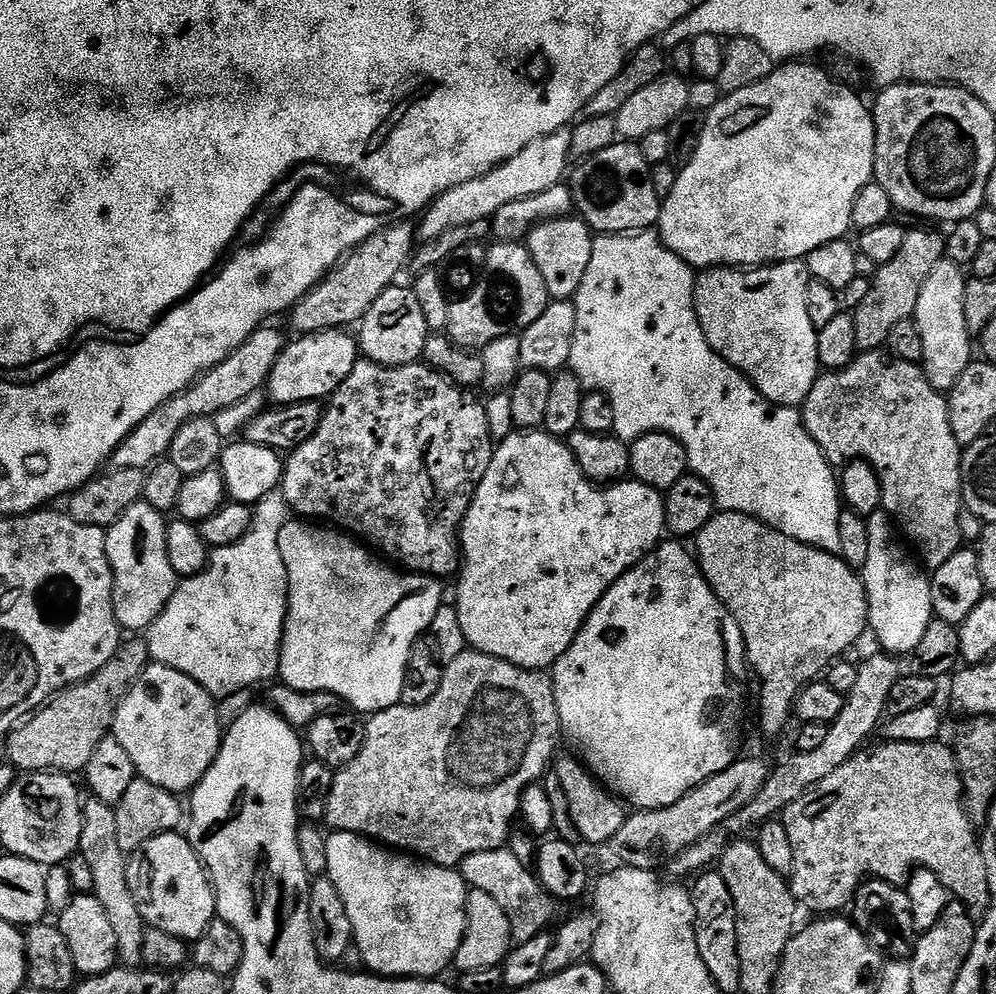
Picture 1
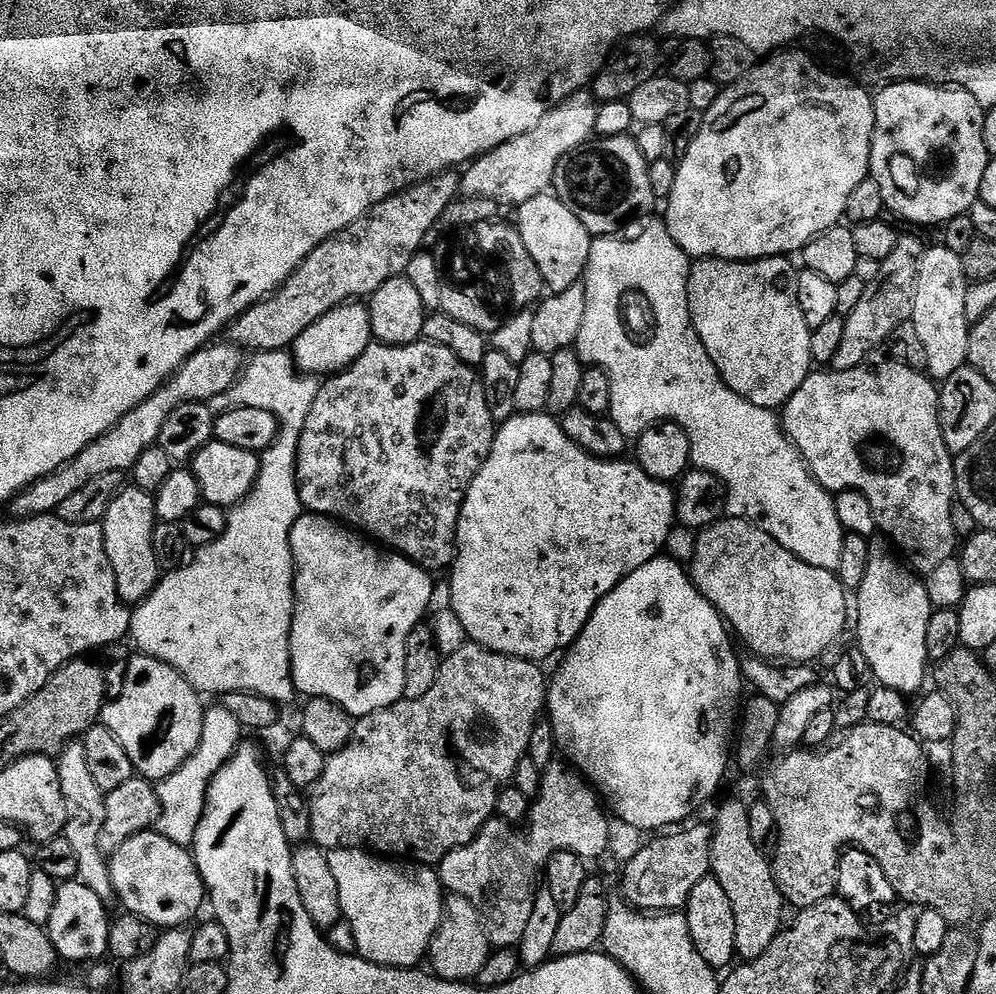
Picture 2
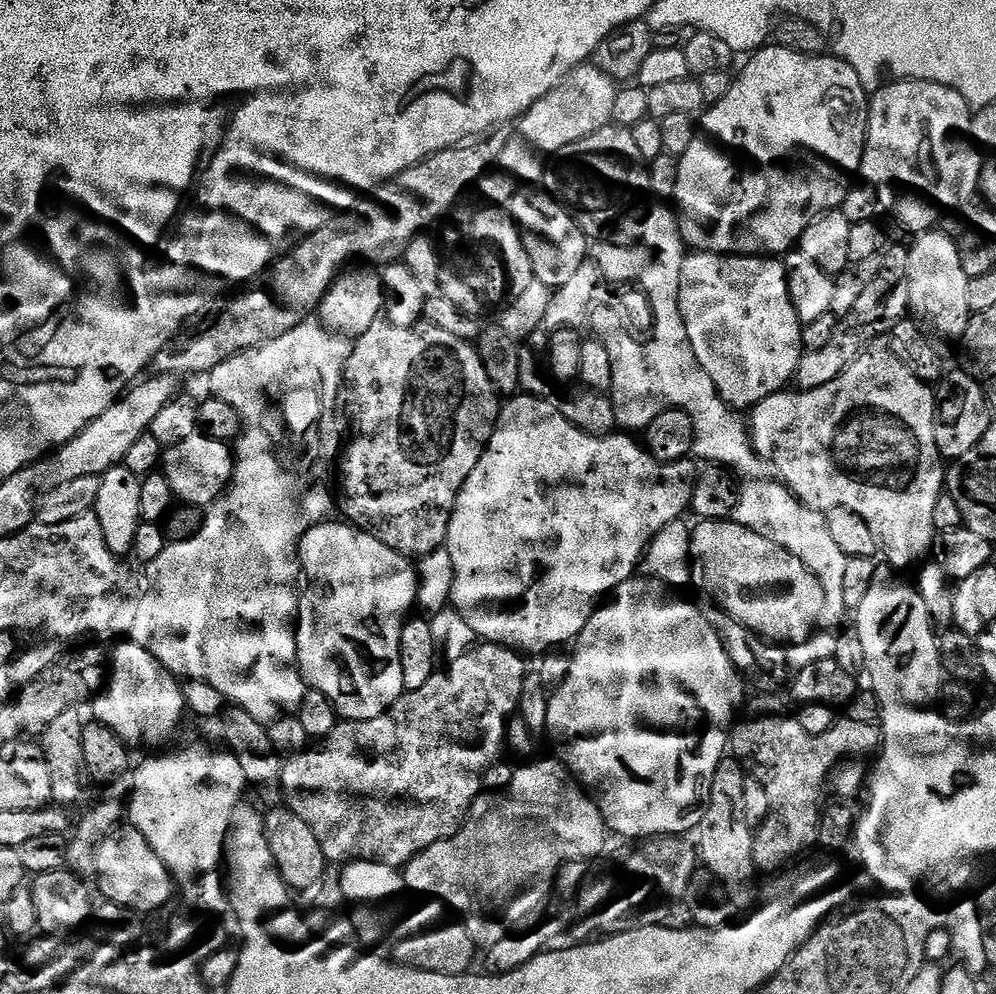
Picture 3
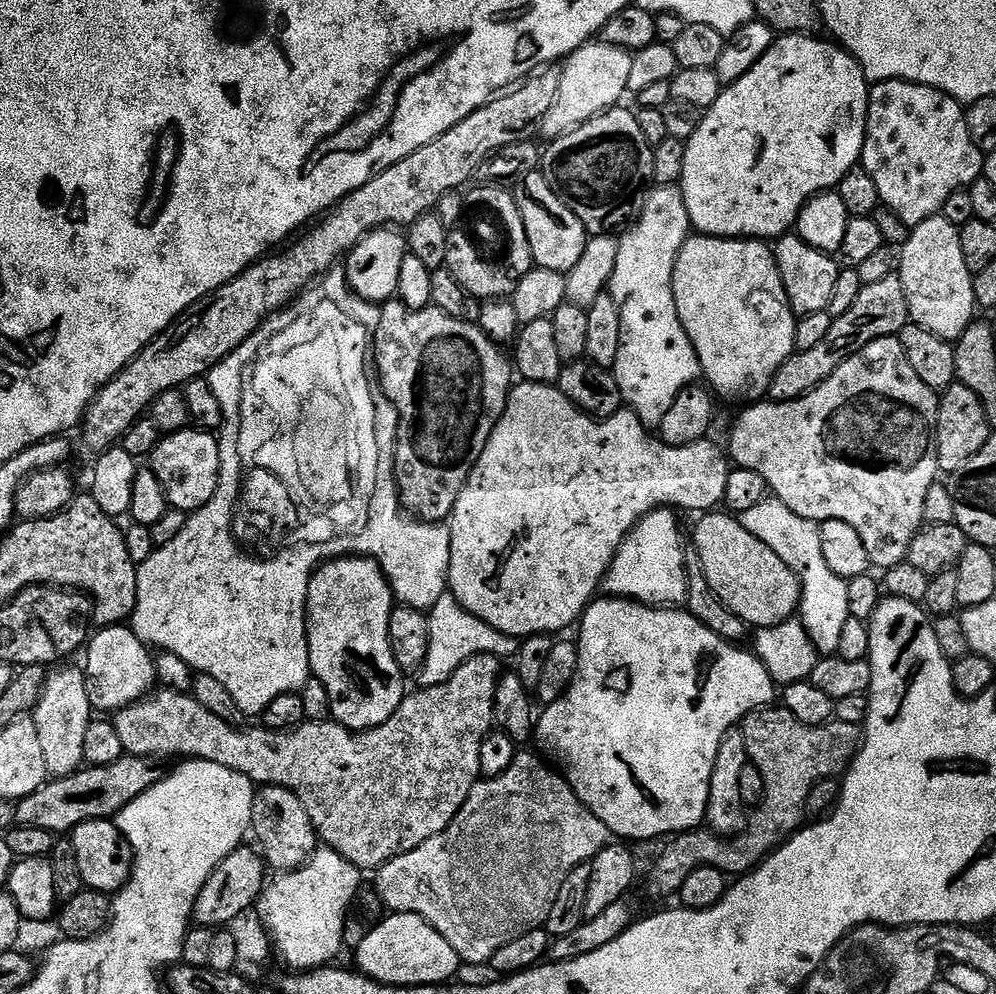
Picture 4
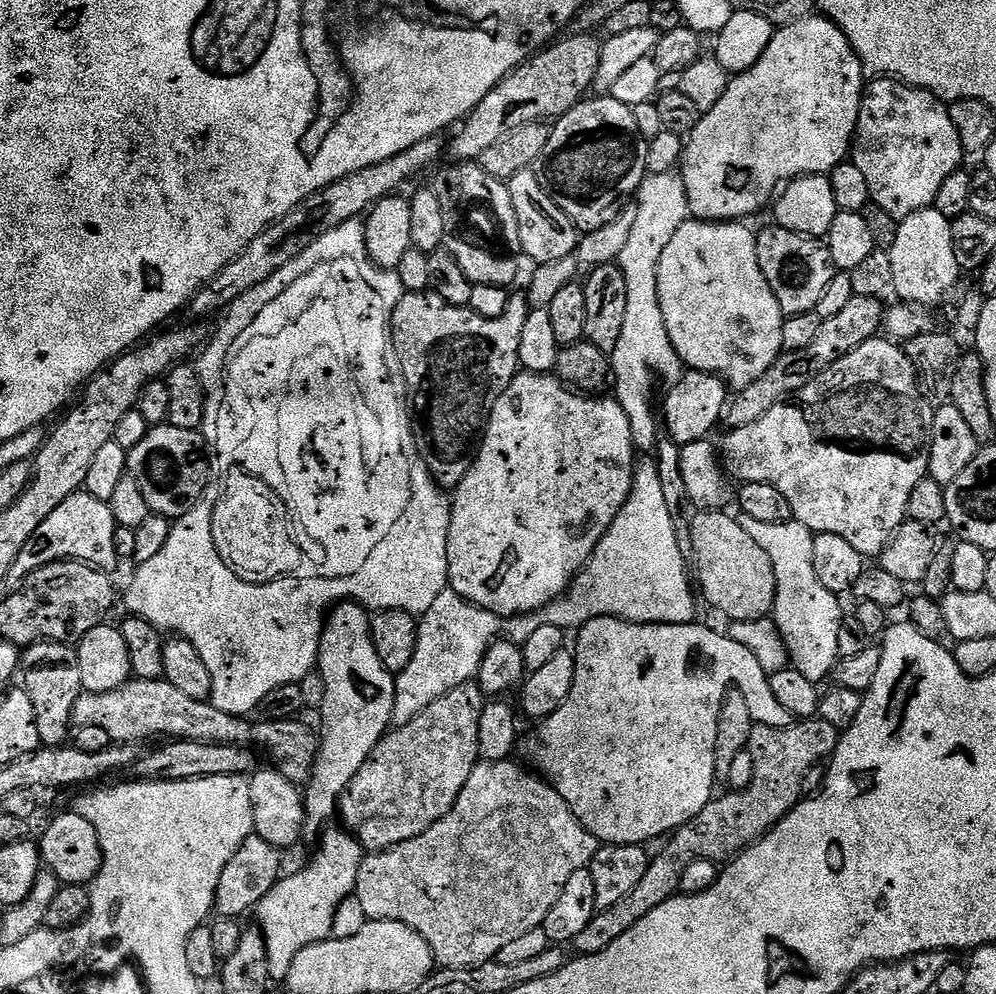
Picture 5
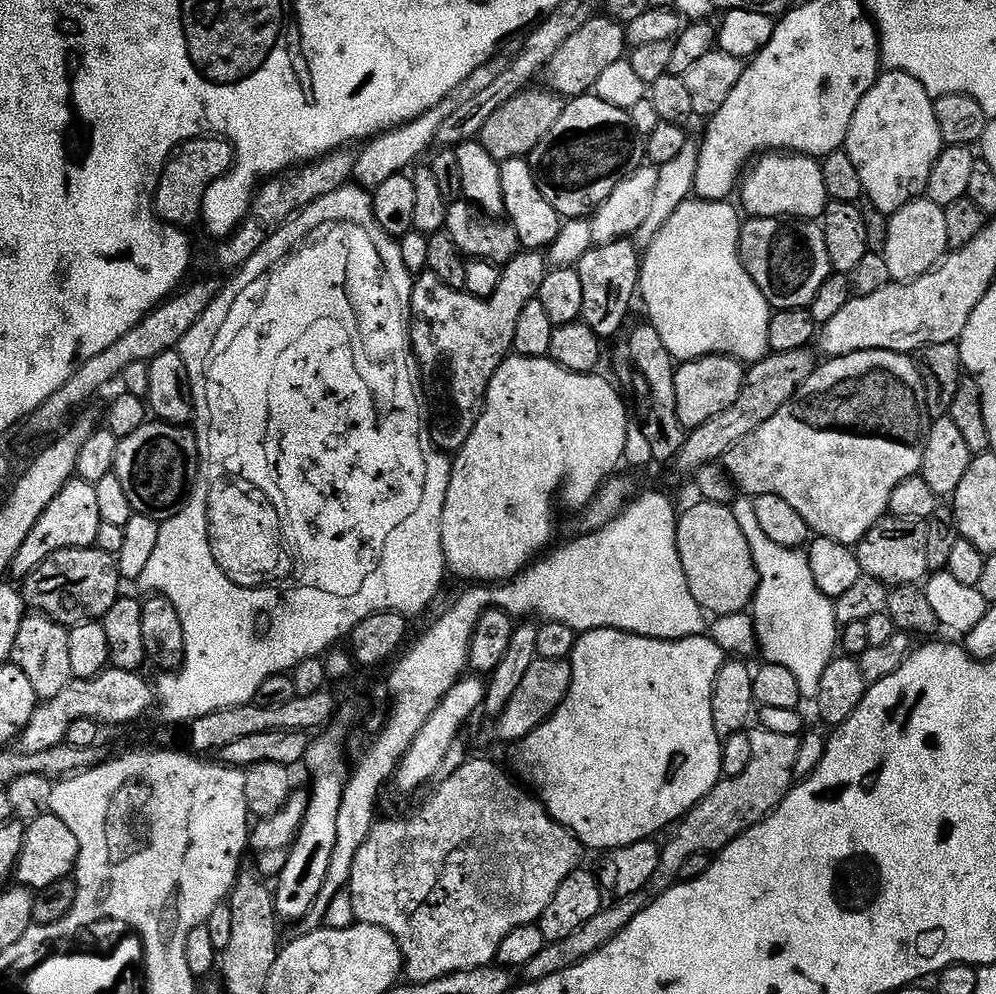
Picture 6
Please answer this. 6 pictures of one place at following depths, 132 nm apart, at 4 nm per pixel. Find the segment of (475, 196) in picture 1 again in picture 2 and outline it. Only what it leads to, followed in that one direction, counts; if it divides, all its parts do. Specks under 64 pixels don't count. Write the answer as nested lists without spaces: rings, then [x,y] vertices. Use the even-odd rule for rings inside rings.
[[[591,91],[576,92],[550,110],[534,130],[526,130],[526,134],[518,134],[518,138],[510,138],[510,142],[502,142],[502,146],[471,161],[460,176],[460,192],[499,200],[504,206],[519,206],[530,202],[530,198],[545,195],[552,188],[558,162],[562,162],[567,152],[593,139],[599,110],[600,104]]]

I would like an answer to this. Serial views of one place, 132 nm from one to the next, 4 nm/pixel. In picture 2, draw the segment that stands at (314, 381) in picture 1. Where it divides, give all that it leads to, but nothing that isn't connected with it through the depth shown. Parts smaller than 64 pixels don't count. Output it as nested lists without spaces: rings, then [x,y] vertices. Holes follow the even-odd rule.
[[[349,302],[340,304],[318,318],[314,326],[302,330],[302,334],[298,334],[298,338],[292,343],[290,355],[295,360],[296,368],[304,375],[327,378],[349,368],[373,342],[367,307],[360,302]]]

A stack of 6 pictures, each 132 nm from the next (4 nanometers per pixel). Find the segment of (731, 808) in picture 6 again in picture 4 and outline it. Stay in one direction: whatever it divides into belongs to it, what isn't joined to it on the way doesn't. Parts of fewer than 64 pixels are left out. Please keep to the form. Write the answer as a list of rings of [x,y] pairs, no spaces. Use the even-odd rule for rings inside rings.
[[[782,706],[752,712],[744,717],[742,731],[748,759],[758,774],[762,774],[764,803],[753,811],[756,812],[753,816],[751,813],[747,817],[742,830],[727,841],[728,848],[721,852],[721,841],[711,830],[689,830],[673,835],[665,843],[669,844],[661,850],[648,876],[650,895],[675,897],[682,882],[699,868],[716,868],[725,877],[739,878],[760,867],[788,837],[800,831],[806,820],[805,804],[812,787],[820,780],[839,777],[851,764],[862,743],[862,732],[857,725],[836,720],[817,728],[806,726]]]

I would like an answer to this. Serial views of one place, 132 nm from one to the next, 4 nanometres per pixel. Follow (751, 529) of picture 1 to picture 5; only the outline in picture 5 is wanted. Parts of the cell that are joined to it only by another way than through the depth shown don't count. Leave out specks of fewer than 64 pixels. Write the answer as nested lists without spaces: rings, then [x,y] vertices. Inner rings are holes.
[[[700,510],[692,516],[692,550],[691,559],[696,559],[694,576],[698,581],[698,588],[704,591],[708,604],[717,608],[724,616],[729,616],[729,621],[756,620],[767,617],[771,613],[776,601],[776,579],[774,566],[770,566],[770,558],[766,558],[766,550],[738,526],[736,516],[724,510]]]

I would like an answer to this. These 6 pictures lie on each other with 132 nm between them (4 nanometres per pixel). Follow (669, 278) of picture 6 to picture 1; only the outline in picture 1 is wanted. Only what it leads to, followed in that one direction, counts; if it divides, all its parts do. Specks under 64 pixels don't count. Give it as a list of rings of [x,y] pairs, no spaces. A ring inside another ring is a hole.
[[[784,260],[781,264],[770,264],[751,270],[713,268],[701,271],[696,277],[696,313],[698,314],[698,322],[702,326],[702,334],[706,334],[706,342],[710,342],[710,346],[718,355],[724,357],[725,362],[747,376],[749,382],[771,404],[780,404],[784,408],[796,408],[803,405],[804,399],[808,397],[814,386],[814,382],[822,375],[820,359],[818,358],[818,338],[816,337],[818,329],[814,326],[814,322],[810,322],[810,310],[806,307],[806,290],[812,282],[813,278],[808,273],[808,265],[804,260]]]

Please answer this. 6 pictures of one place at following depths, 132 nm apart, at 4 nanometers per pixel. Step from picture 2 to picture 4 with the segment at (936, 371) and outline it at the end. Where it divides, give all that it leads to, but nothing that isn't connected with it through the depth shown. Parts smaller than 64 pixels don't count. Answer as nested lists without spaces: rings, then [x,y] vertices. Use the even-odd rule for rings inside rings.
[[[937,214],[915,225],[909,232],[912,233],[909,234],[900,256],[898,252],[898,275],[902,282],[902,290],[906,294],[911,323],[930,330],[930,334],[938,334],[938,338],[955,342],[972,325],[975,317],[972,315],[977,315],[978,312],[972,285],[974,273],[968,269],[962,258],[960,229],[950,222],[946,222],[943,216]]]

